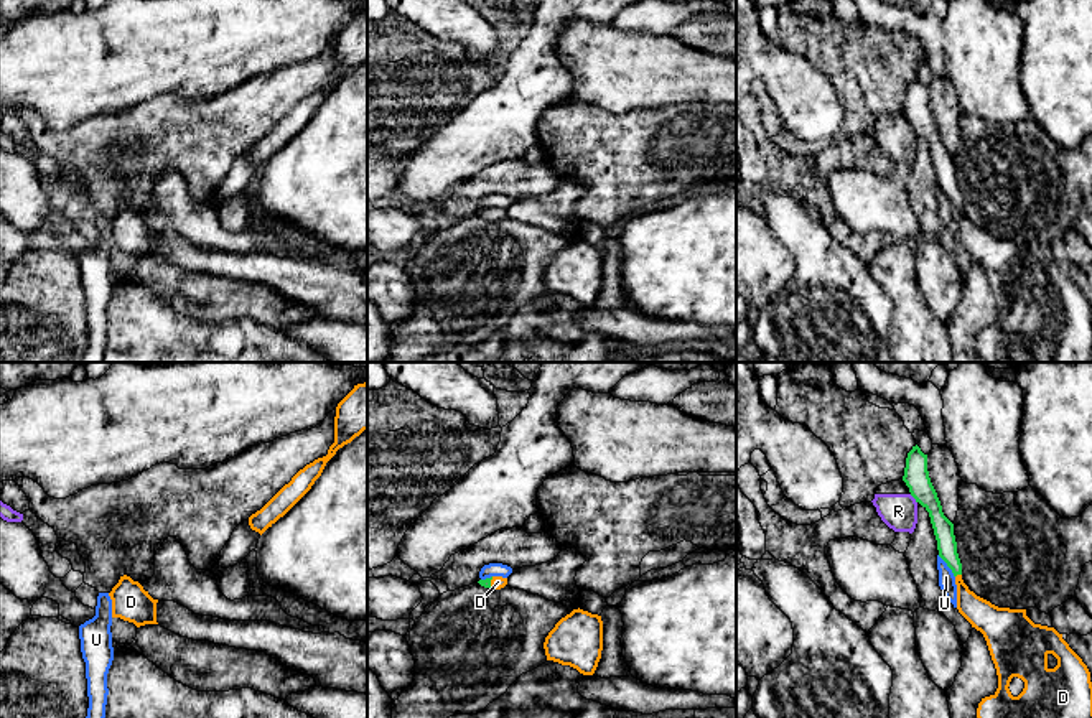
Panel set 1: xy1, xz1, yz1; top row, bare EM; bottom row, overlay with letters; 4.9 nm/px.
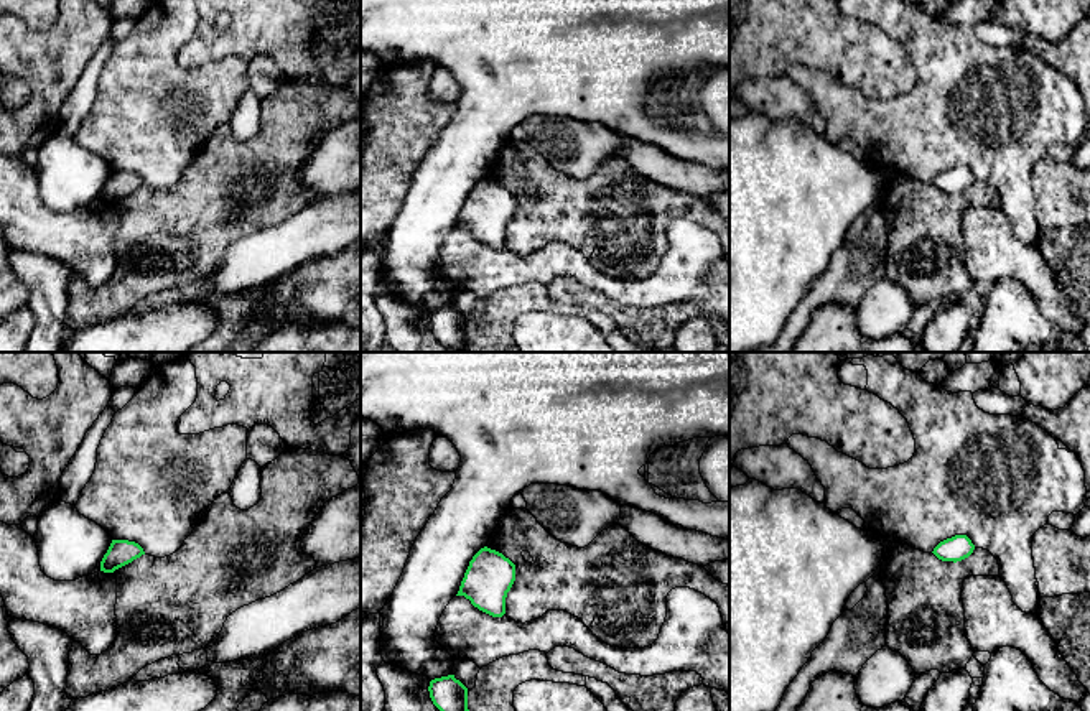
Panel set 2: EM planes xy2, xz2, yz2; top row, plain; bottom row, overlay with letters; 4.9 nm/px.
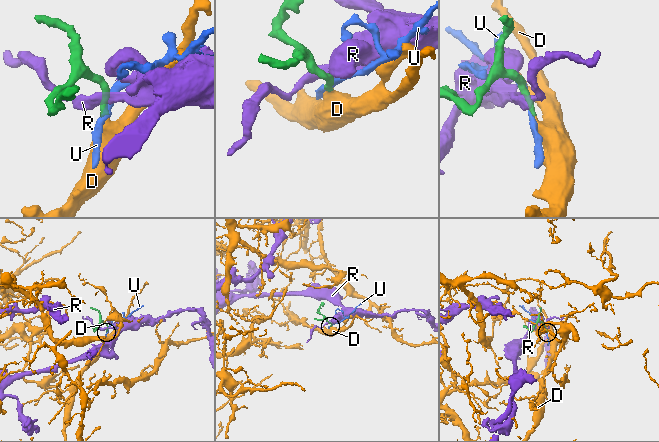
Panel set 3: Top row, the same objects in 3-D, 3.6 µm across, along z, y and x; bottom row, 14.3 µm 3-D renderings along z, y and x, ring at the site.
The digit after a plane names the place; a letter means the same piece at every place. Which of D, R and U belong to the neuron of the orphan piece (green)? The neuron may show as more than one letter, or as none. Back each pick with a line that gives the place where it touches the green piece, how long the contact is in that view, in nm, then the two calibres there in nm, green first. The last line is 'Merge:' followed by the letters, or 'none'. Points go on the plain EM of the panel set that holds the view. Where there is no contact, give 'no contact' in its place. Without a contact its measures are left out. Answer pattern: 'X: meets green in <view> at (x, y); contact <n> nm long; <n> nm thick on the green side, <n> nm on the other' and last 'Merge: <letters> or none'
D: meets green in yz1 at (957, 205); contact 40 nm long; 100 nm thick on the green side, 150 nm on the other
Merge: D

